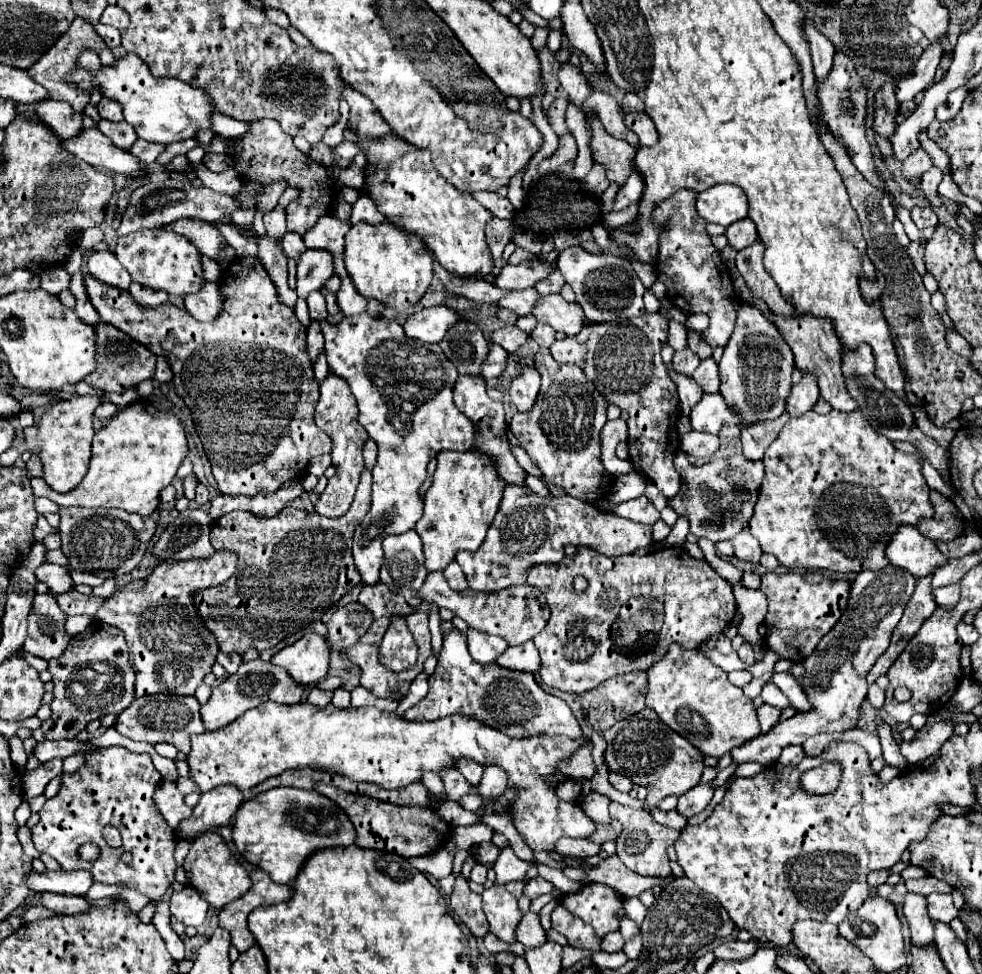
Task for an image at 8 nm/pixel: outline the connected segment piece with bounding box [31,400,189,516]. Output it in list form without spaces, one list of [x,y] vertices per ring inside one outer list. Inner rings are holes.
[[[137,400],[119,410],[109,424],[95,434],[89,472],[75,490],[57,494],[45,486],[43,478],[31,478],[31,486],[35,496],[45,496],[59,506],[123,508],[139,516],[151,516],[159,504],[159,492],[171,484],[187,454],[187,436],[179,418],[173,412],[163,412]]]

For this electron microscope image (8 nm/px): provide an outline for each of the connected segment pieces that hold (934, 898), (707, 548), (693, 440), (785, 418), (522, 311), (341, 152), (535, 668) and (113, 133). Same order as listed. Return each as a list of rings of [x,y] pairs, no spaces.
[[[929,894],[927,910],[929,910],[931,920],[939,920],[939,922],[947,922],[947,924],[959,916],[959,910],[953,906],[951,894]]]
[[[699,540],[699,548],[703,550],[703,554],[705,554],[705,560],[727,580],[727,582],[731,582],[731,584],[739,584],[739,586],[743,586],[743,570],[739,570],[739,568],[735,568],[731,562],[727,562],[727,560],[723,560],[717,552],[715,552],[715,544],[711,544],[709,540]]]
[[[689,432],[689,434],[681,436],[679,446],[689,456],[691,462],[697,462],[697,460],[703,462],[703,460],[711,458],[719,450],[719,436]]]
[[[781,414],[781,418],[773,422],[757,422],[753,426],[741,428],[741,442],[743,442],[743,454],[749,460],[763,460],[765,450],[769,444],[777,438],[777,432],[789,422],[789,414]]]
[[[535,288],[513,290],[499,302],[499,308],[509,308],[519,316],[527,316],[533,312],[533,306],[537,306],[537,298],[539,298],[539,292]]]
[[[341,142],[335,150],[333,150],[337,156],[341,156],[341,158],[355,158],[361,150],[357,150],[357,146],[353,146],[353,142]]]
[[[529,640],[521,646],[509,646],[499,658],[497,658],[499,666],[505,666],[509,670],[527,670],[531,674],[539,672],[541,662],[539,662],[539,652],[535,648],[535,644]]]
[[[101,120],[97,126],[105,136],[109,136],[119,148],[129,150],[131,144],[137,140],[137,134],[133,130],[133,126],[129,126],[125,120],[123,122],[105,122]]]

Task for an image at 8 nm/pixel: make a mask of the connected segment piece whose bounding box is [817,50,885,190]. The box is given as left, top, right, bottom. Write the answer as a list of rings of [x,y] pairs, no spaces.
[[[837,50],[835,58],[833,58],[833,66],[825,78],[825,82],[817,82],[817,102],[821,102],[821,122],[825,122],[825,126],[829,126],[829,130],[833,130],[833,134],[837,134],[837,138],[841,138],[845,150],[849,150],[849,156],[853,158],[853,164],[857,166],[857,170],[861,170],[863,178],[877,186],[877,188],[885,188],[885,178],[877,172],[875,168],[875,160],[871,154],[871,144],[867,140],[867,132],[865,132],[865,118],[867,118],[867,88],[863,84],[863,78],[857,74],[853,60]]]

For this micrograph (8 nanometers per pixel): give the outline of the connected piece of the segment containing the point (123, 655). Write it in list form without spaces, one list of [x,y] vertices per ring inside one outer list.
[[[91,622],[83,634],[69,642],[59,658],[49,660],[47,670],[53,674],[55,700],[51,704],[51,720],[41,726],[43,732],[79,732],[93,718],[121,714],[135,700],[135,672],[129,662],[127,644],[121,630],[111,624]]]

